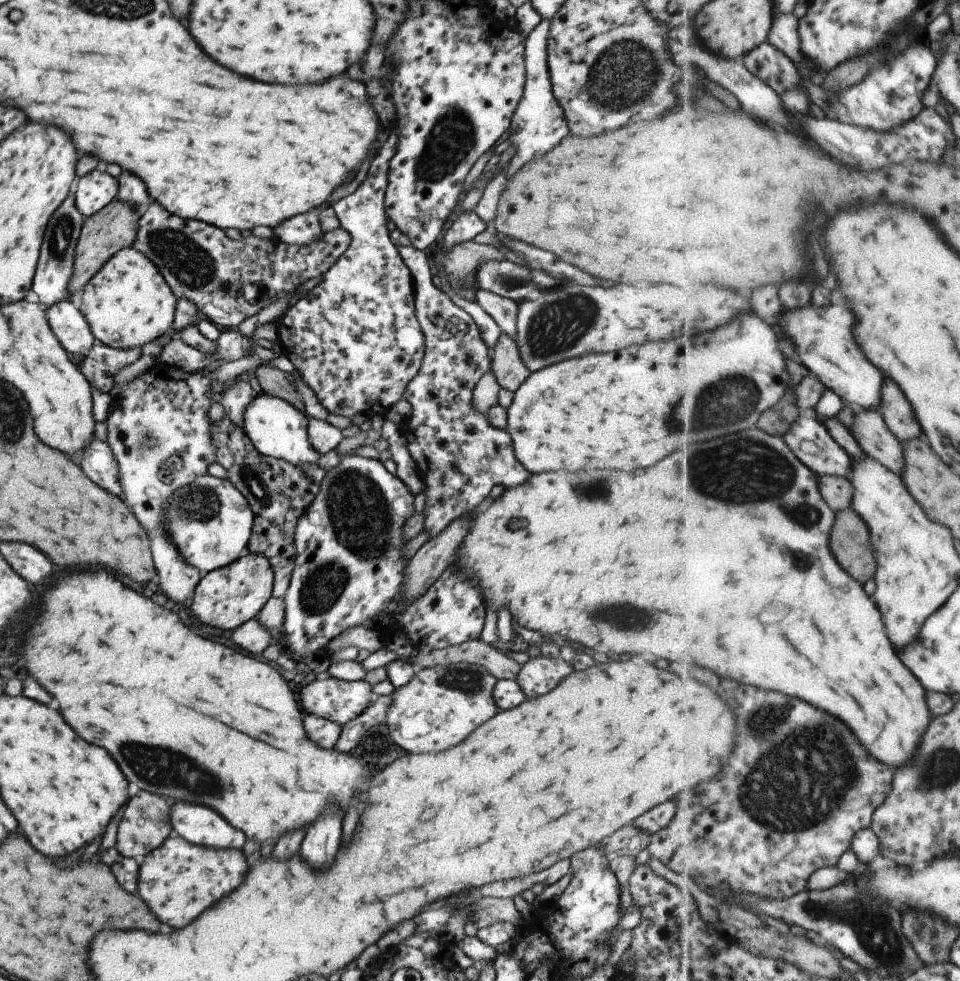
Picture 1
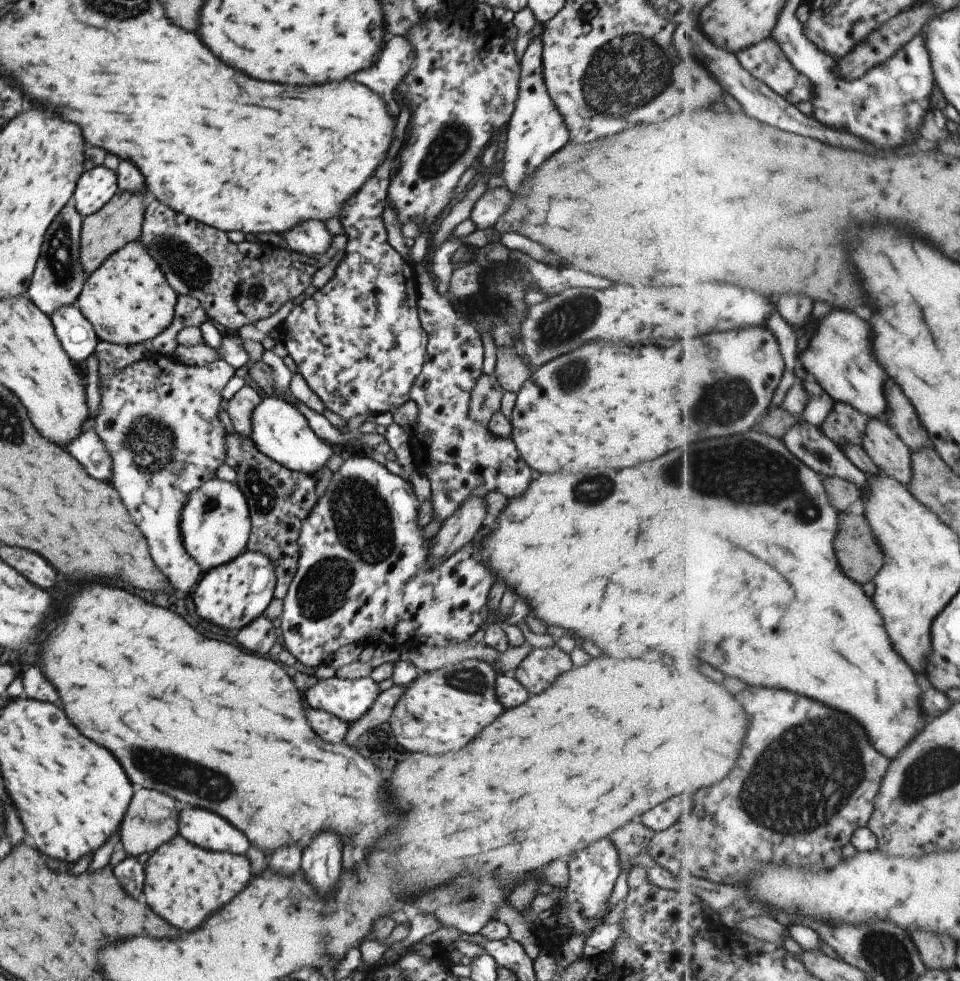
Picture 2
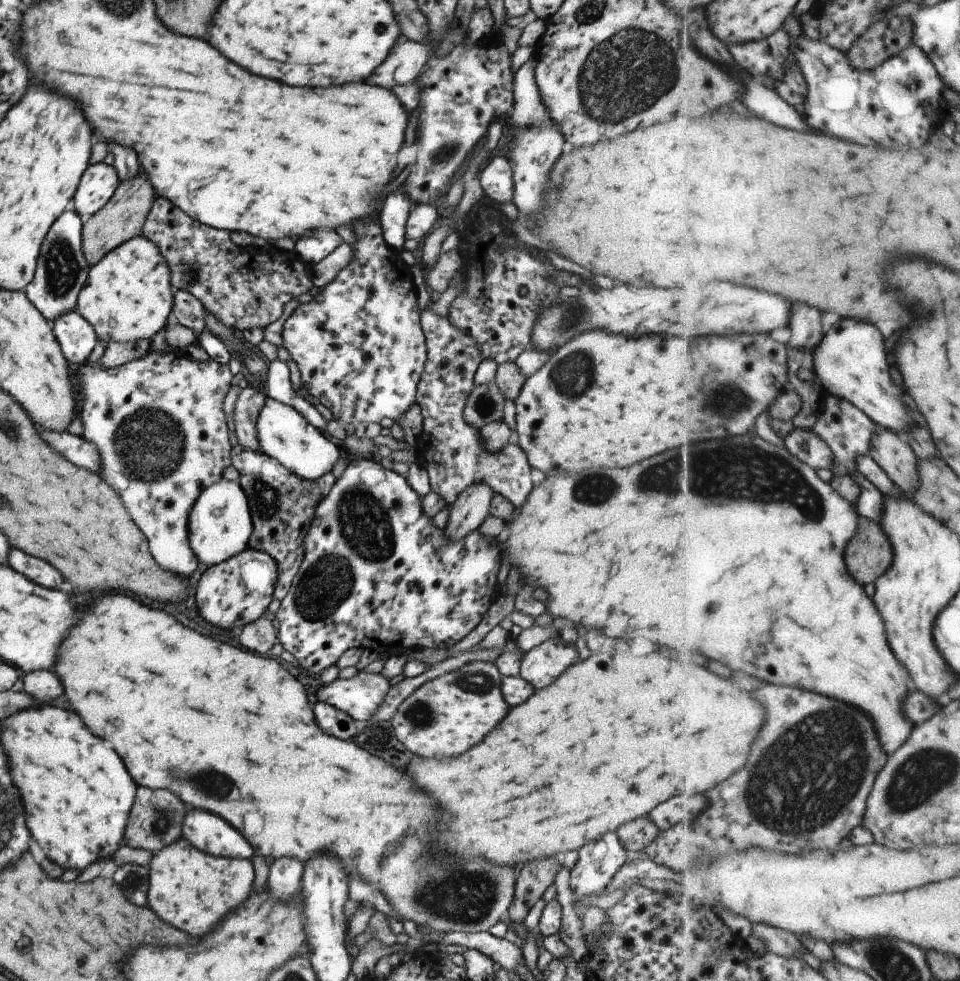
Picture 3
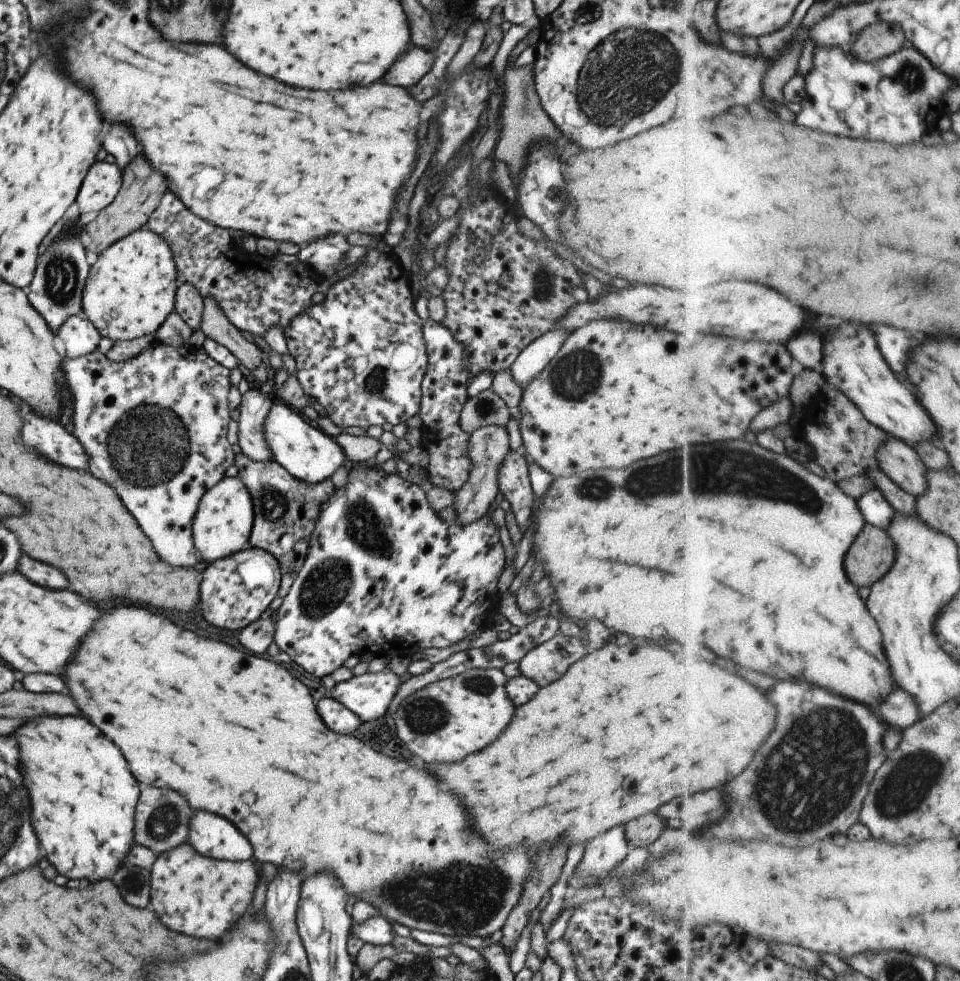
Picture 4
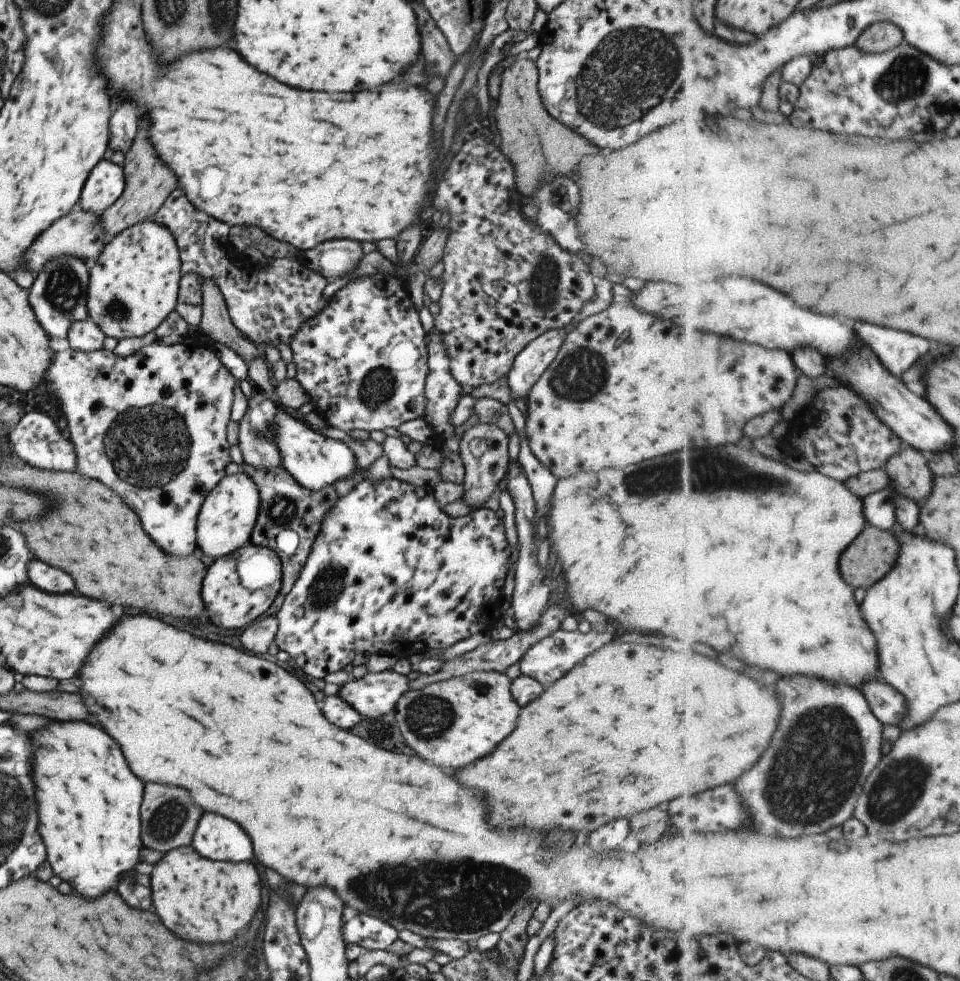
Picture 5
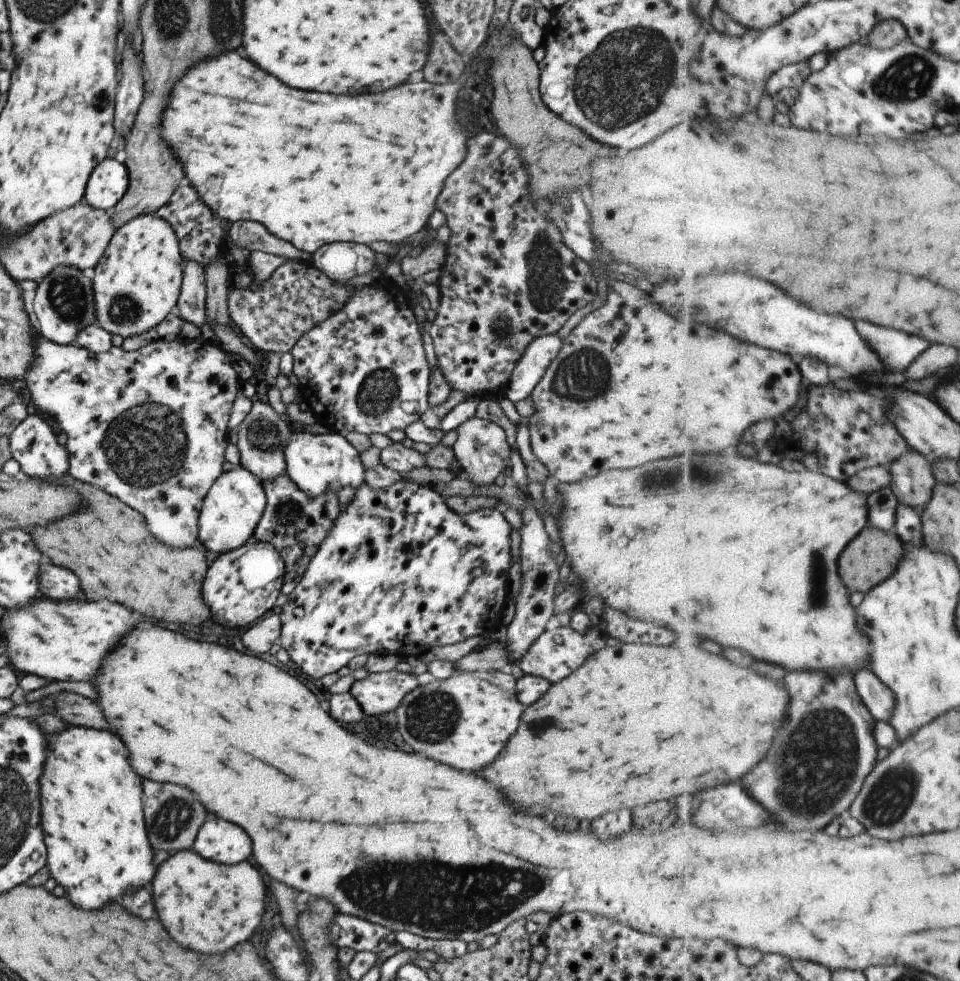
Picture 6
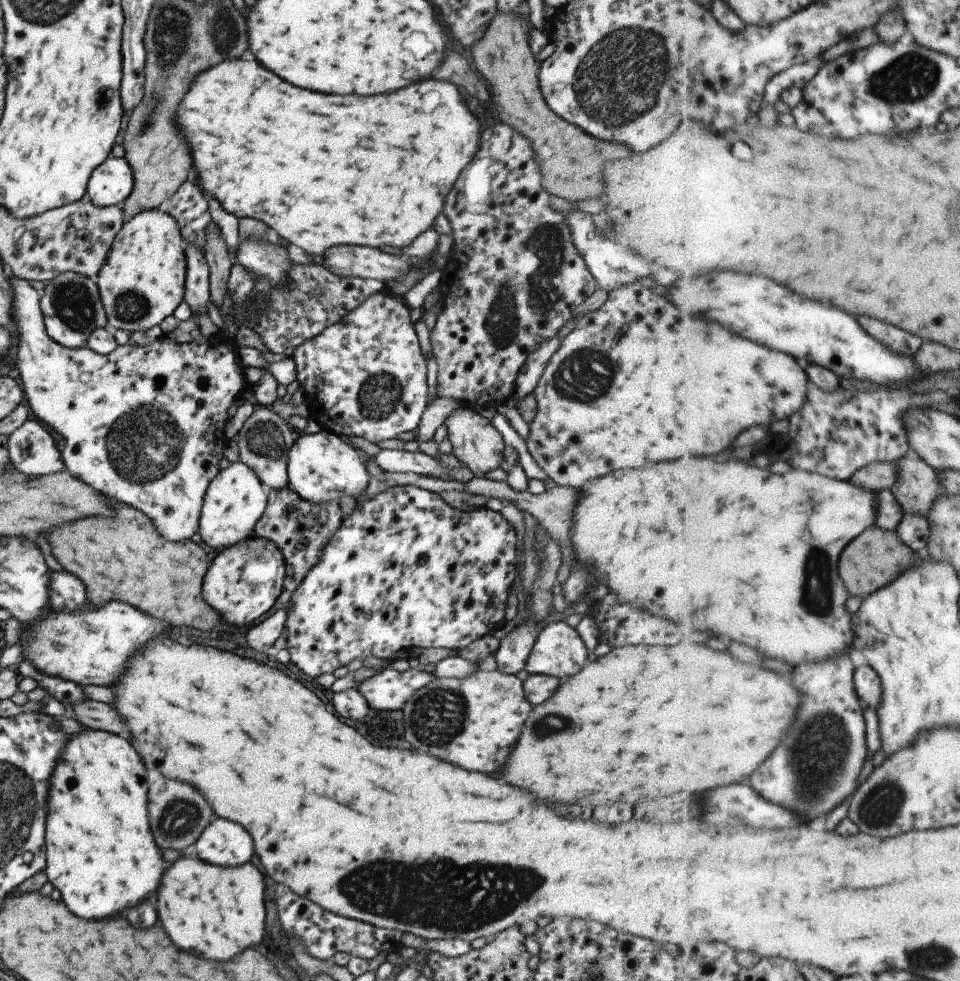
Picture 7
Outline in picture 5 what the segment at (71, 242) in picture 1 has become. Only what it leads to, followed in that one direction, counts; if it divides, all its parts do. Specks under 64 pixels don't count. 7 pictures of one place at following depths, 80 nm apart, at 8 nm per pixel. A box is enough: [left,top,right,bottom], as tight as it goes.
[28,255,88,338]

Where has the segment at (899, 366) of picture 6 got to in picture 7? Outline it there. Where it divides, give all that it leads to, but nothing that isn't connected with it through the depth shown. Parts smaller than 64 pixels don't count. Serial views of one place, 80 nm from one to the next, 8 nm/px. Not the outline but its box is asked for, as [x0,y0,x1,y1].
[859,316,923,356]

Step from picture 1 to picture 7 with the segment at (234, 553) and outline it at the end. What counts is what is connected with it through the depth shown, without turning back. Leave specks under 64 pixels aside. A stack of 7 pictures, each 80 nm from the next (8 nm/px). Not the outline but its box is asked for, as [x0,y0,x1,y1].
[198,463,266,551]

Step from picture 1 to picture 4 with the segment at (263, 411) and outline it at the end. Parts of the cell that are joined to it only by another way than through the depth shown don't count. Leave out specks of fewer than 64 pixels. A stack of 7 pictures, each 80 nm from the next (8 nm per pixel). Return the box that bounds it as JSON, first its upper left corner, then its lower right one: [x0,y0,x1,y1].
[262,398,346,484]

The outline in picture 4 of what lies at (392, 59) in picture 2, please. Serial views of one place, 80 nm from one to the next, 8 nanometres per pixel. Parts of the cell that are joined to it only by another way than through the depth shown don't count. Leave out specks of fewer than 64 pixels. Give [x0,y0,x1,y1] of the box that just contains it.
[381,44,433,88]

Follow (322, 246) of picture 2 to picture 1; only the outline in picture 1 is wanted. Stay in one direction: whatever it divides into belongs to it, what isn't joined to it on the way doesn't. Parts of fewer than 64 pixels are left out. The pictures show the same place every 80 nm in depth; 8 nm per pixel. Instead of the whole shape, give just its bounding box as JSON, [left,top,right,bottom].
[271,210,322,246]

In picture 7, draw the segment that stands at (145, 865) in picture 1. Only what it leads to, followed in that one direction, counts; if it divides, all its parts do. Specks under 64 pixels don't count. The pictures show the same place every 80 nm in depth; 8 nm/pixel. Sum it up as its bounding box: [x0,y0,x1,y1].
[157,856,263,960]

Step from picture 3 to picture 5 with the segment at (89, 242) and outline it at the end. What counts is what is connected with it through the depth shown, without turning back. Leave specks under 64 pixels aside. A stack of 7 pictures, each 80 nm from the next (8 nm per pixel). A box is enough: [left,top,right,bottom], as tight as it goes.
[98,126,178,240]

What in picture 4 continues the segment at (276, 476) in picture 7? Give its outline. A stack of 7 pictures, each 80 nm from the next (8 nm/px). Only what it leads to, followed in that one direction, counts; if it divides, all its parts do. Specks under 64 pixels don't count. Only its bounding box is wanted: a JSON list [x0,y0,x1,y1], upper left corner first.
[236,389,273,460]

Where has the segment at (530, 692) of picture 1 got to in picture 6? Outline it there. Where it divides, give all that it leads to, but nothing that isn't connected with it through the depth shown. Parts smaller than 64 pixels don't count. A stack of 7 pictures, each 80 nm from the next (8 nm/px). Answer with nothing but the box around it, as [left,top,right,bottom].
[519,627,599,684]

